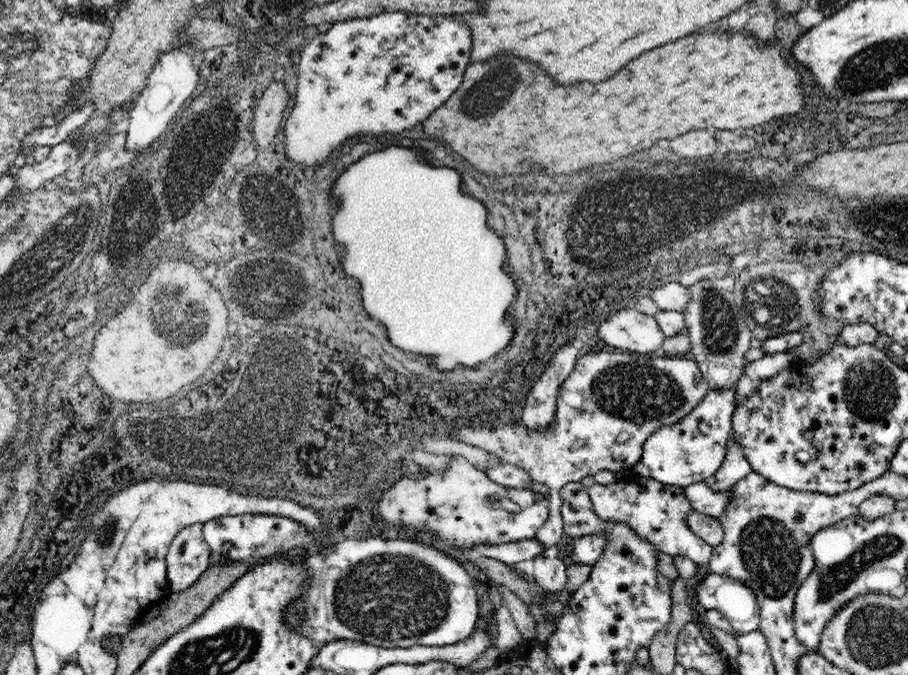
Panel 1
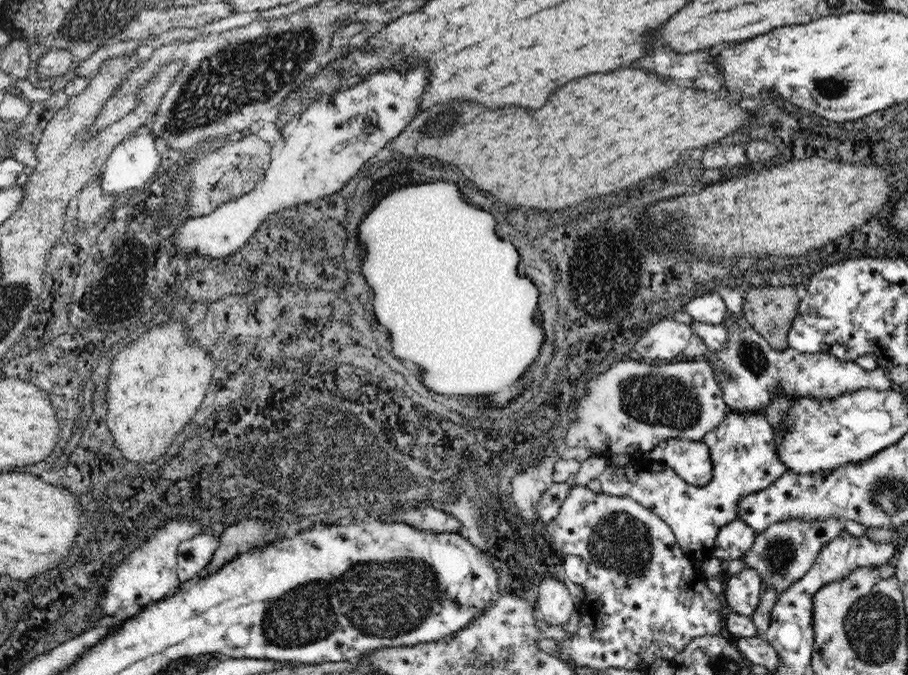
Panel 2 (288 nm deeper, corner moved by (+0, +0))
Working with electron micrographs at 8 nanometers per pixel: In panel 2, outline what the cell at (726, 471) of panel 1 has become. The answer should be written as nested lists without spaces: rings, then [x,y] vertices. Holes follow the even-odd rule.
[[[728,410],[724,422],[710,434],[706,434],[702,442],[710,448],[714,468],[714,478],[706,486],[692,486],[690,482],[682,480],[680,474],[676,474],[676,470],[672,470],[668,464],[656,460],[630,466],[608,464],[604,474],[600,476],[604,494],[630,496],[650,512],[658,514],[674,530],[680,548],[694,562],[714,558],[716,536],[722,526],[740,520],[738,504],[740,500],[744,500],[744,496],[766,490],[788,470],[784,460],[780,460],[776,452],[778,446],[774,440],[774,430],[764,412],[742,414]]]

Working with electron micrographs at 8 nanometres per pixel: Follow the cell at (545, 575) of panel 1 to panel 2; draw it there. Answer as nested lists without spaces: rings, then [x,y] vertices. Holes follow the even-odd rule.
[[[544,578],[538,588],[538,610],[542,612],[542,620],[552,628],[564,628],[570,624],[576,614],[576,602],[570,598],[564,584],[556,582],[556,578]]]

